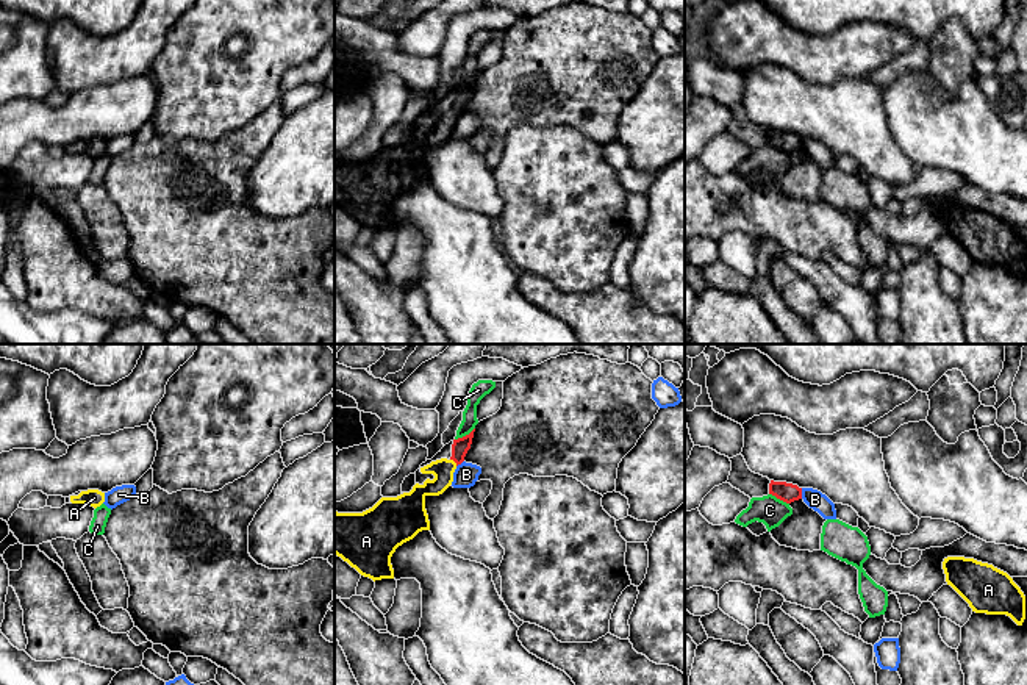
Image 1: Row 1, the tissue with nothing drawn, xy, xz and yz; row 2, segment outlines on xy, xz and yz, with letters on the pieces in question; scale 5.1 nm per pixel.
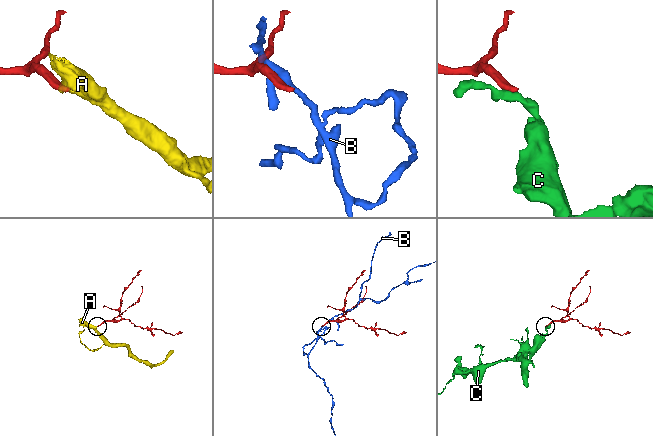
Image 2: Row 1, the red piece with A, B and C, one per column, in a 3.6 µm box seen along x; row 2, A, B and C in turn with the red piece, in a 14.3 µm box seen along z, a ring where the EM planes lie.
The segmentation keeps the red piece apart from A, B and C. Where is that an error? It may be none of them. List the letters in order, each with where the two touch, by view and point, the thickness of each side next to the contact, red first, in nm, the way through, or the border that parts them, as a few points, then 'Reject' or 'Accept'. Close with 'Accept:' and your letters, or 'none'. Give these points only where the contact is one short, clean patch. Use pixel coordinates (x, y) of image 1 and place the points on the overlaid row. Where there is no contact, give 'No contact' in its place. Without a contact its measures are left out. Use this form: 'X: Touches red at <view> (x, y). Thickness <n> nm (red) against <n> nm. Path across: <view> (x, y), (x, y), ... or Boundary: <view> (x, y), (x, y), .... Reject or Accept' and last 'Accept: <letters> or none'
A: Touches red at xz (454, 460). Thickness 90 nm (red) against 120 nm. Path across: xz (460, 446), (454, 460), (443, 469). Accept
B: Touches red at yz (801, 493). Thickness 100 nm (red) against 100 nm. Reject
C: Touches red at xz (466, 435). Thickness 90 nm (red) against 90 nm. Boundary: xz (474, 427), (455, 440). Reject
Accept: A

